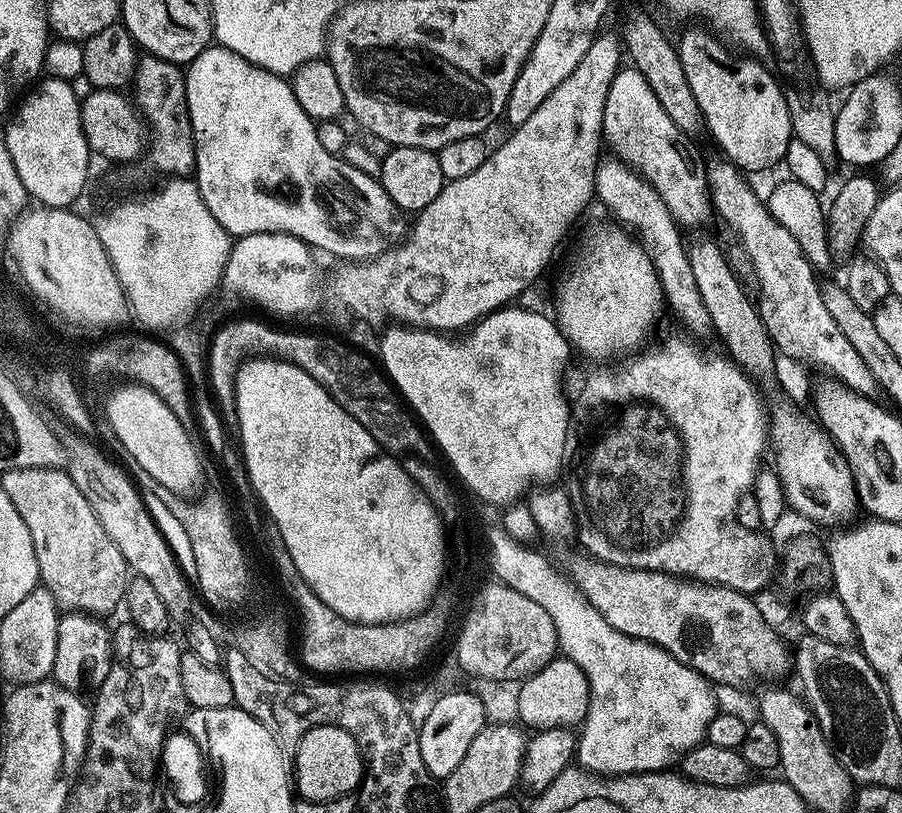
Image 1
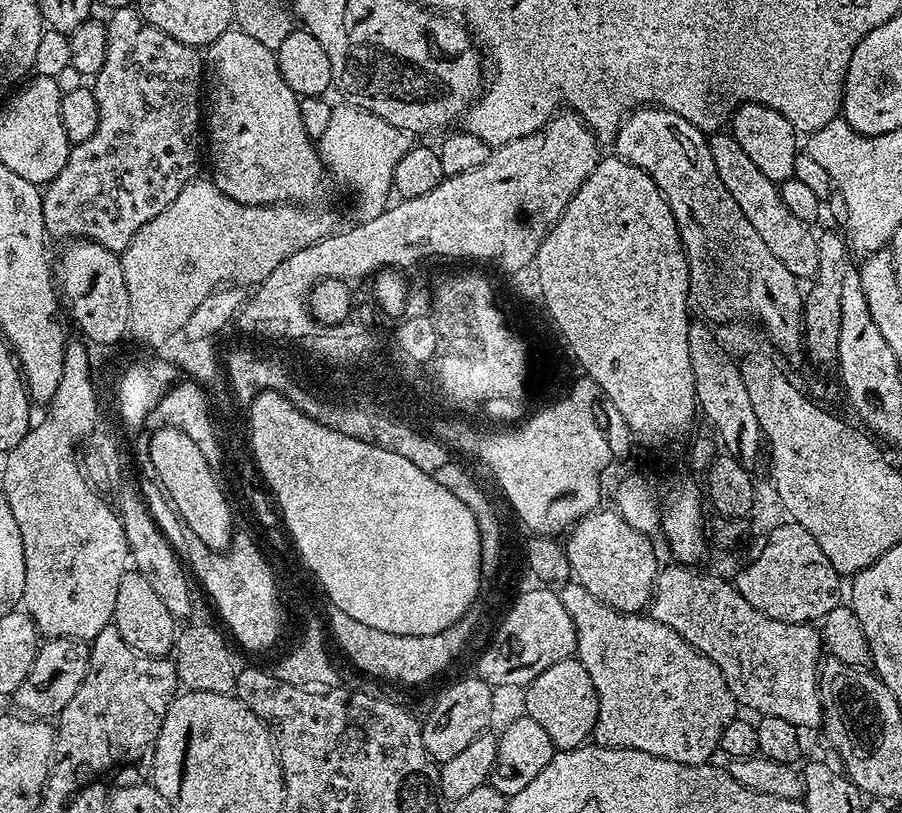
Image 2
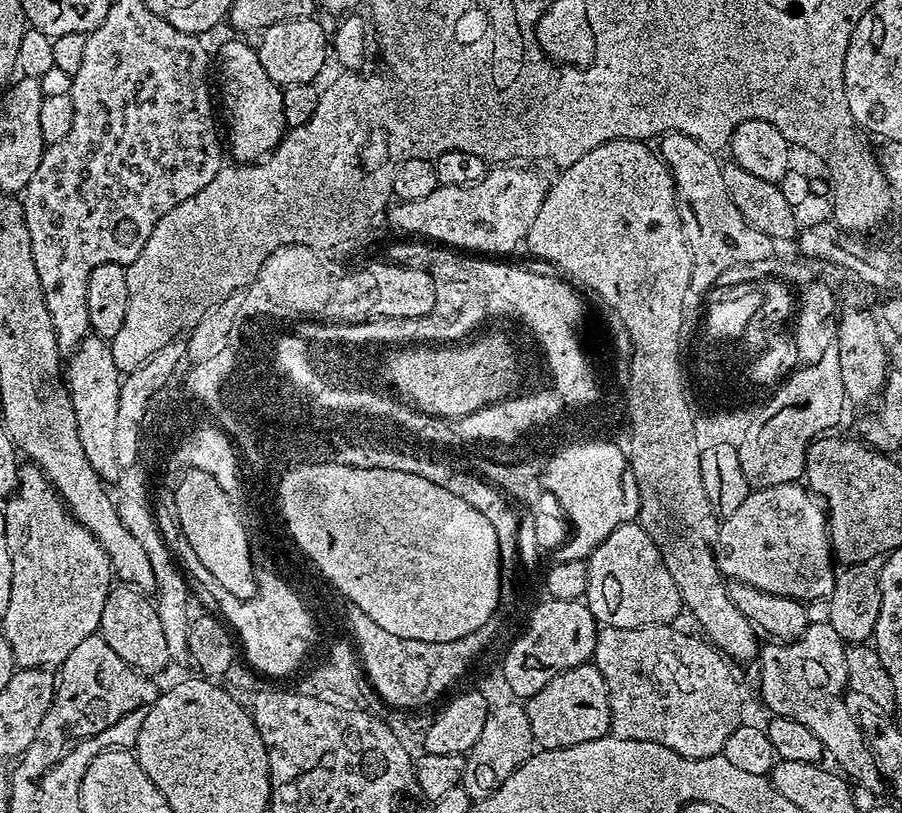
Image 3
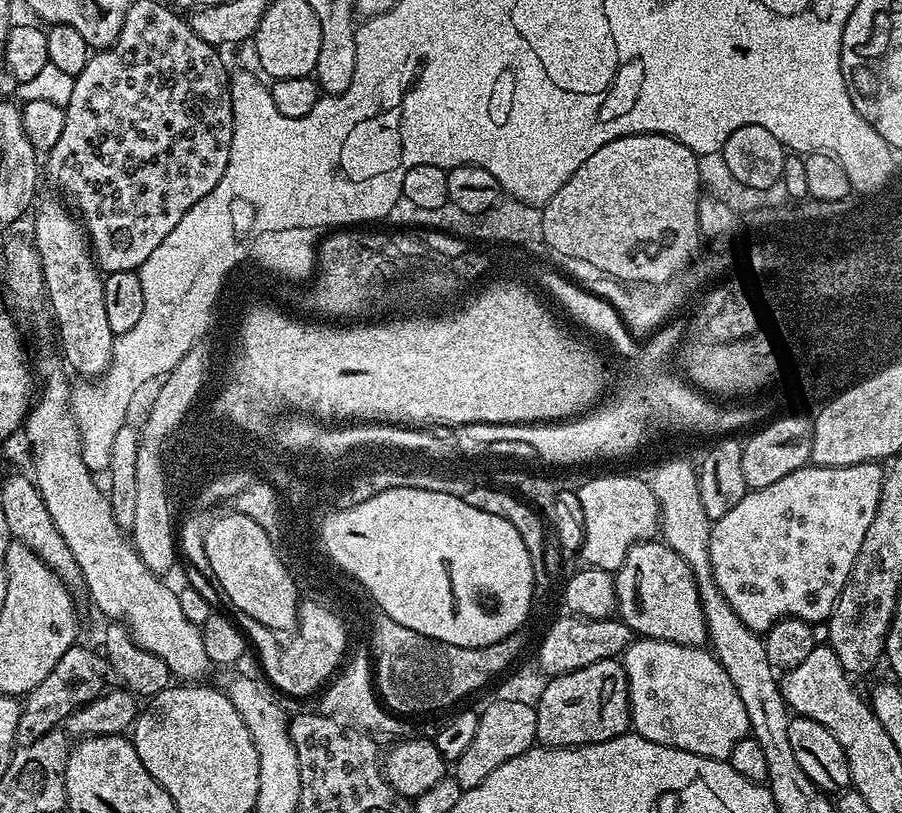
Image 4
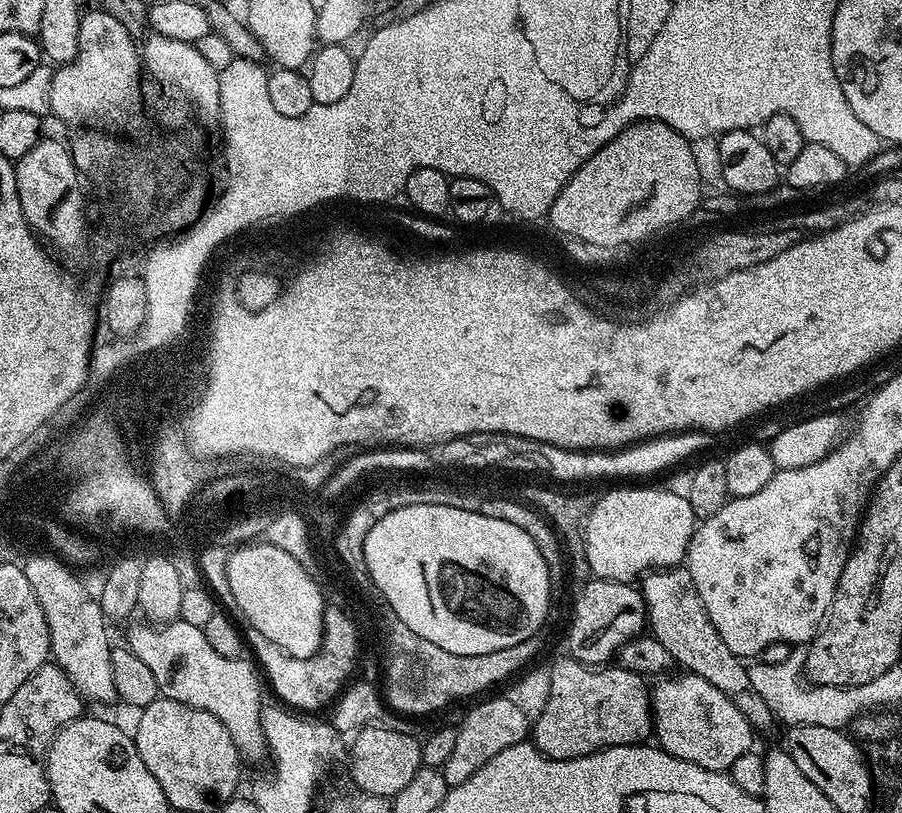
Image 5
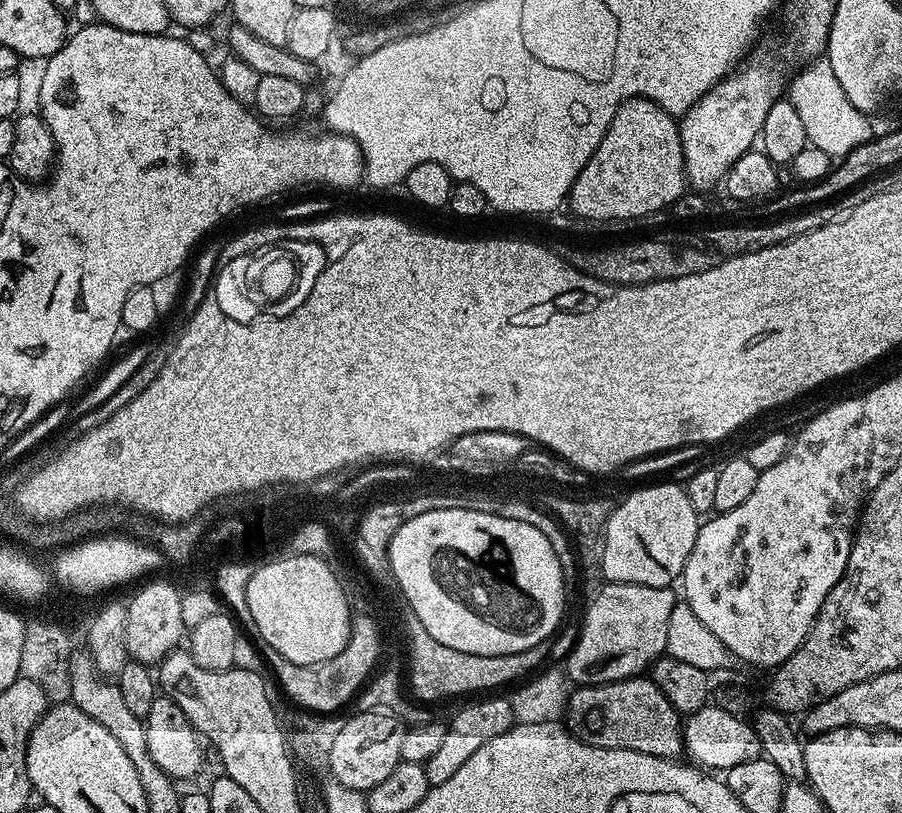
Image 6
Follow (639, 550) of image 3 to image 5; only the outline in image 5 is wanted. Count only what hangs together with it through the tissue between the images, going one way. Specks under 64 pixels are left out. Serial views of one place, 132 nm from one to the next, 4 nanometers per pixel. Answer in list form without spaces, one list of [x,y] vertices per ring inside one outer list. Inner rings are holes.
[[[687,567],[662,568],[653,570],[643,577],[642,593],[647,608],[647,627],[666,650],[670,650],[673,661],[680,664],[698,678],[706,678],[710,686],[718,686],[722,694],[726,694],[742,710],[746,722],[757,733],[768,732],[774,725],[774,719],[769,706],[751,688],[747,667],[741,657],[735,656],[722,642],[718,630],[714,630],[714,622],[706,614],[702,606],[702,598],[698,598],[694,582],[690,578]]]

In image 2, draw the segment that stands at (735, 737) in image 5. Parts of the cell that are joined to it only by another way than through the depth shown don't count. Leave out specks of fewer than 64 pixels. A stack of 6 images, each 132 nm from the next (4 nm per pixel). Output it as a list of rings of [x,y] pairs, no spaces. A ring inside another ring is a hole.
[[[575,582],[565,583],[559,589],[558,595],[562,606],[566,606],[566,610],[576,627],[575,655],[578,657],[580,664],[586,666],[586,674],[590,674],[590,682],[594,682],[594,690],[598,690],[598,702],[600,705],[598,706],[598,722],[594,733],[595,743],[602,748],[642,750],[646,754],[654,754],[658,758],[666,758],[670,762],[682,762],[683,764],[709,763],[713,759],[711,756],[717,755],[722,730],[726,730],[728,723],[737,715],[738,709],[736,700],[732,696],[732,691],[726,686],[726,678],[722,678],[722,670],[718,670],[718,666],[714,666],[714,662],[710,662],[710,658],[703,656],[694,646],[687,644],[674,629],[652,619],[651,615],[615,612],[613,608],[607,608],[605,604],[600,604],[598,598],[594,598],[590,594],[590,590],[586,590],[581,584]]]

